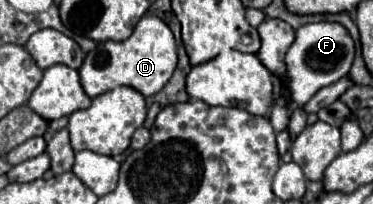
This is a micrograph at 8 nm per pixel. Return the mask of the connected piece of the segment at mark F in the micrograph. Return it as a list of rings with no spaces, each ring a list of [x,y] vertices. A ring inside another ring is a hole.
[[[339,22],[303,24],[297,30],[295,42],[291,44],[291,48],[285,56],[287,76],[289,76],[289,90],[291,90],[291,104],[275,102],[275,106],[271,110],[271,116],[269,116],[275,132],[285,130],[287,124],[289,124],[291,112],[297,106],[305,106],[317,90],[337,82],[343,76],[347,76],[349,70],[351,70],[351,64],[353,64],[353,56],[355,56],[355,44],[353,44],[353,38],[349,36],[349,32],[343,24],[339,24]]]

